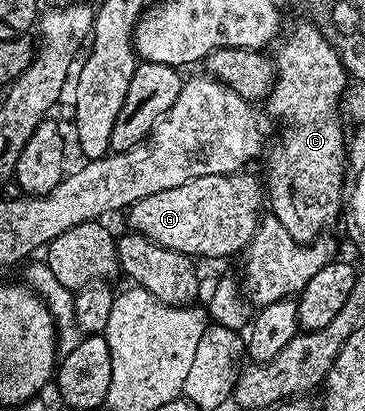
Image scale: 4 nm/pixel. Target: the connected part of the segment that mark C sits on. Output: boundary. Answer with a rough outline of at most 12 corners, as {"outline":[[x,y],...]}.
{"outline":[[315,24],[274,54],[270,214],[314,243],[345,203],[349,76]]}

